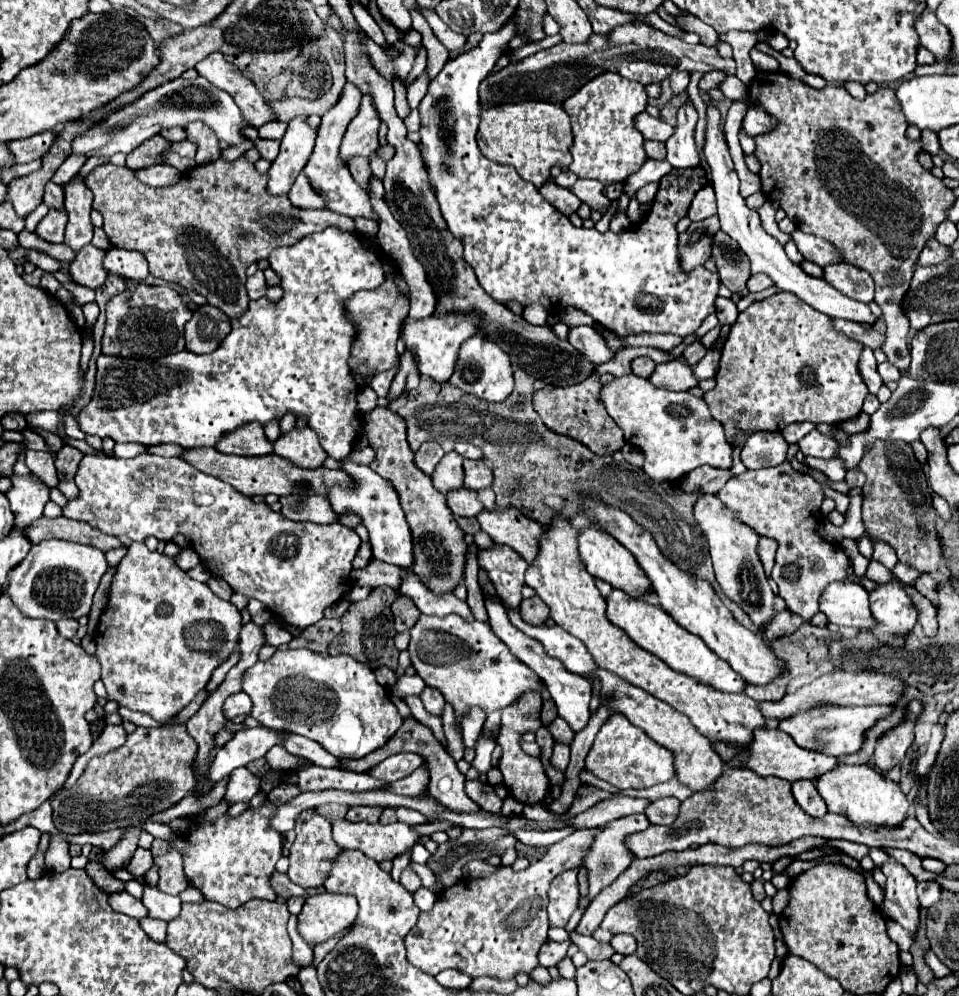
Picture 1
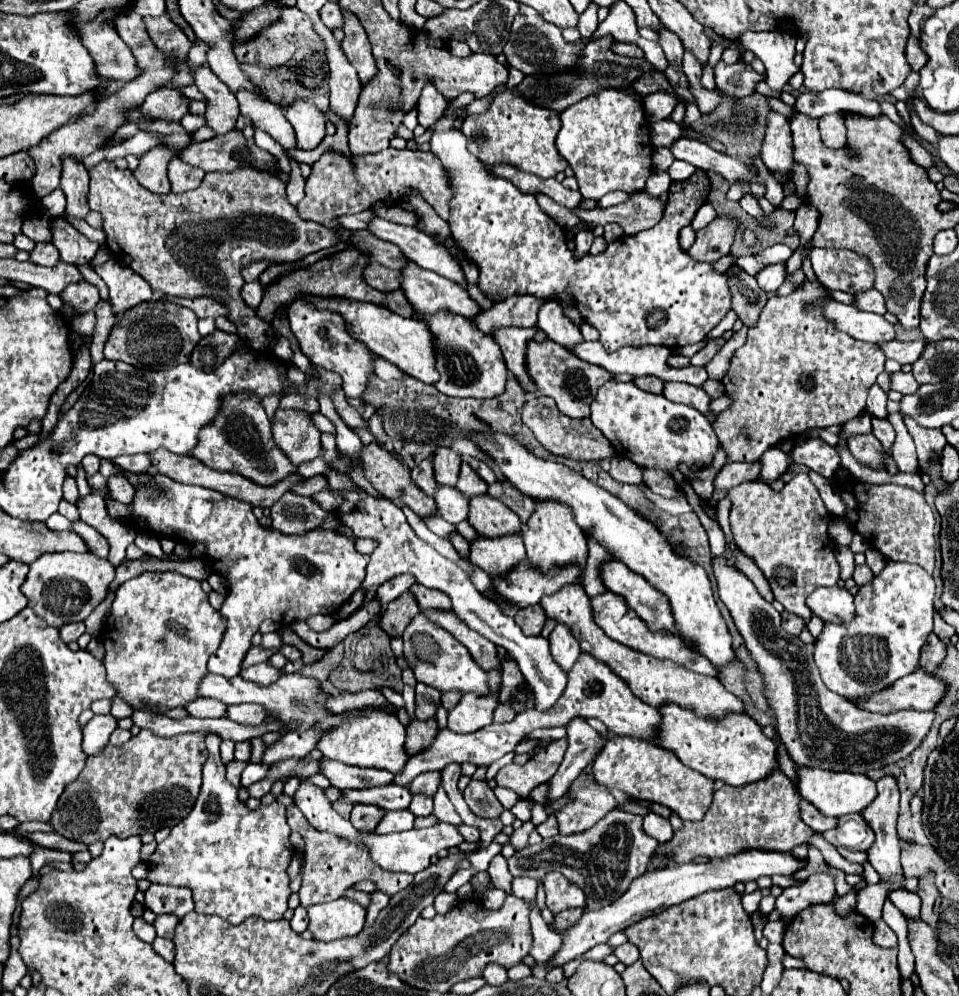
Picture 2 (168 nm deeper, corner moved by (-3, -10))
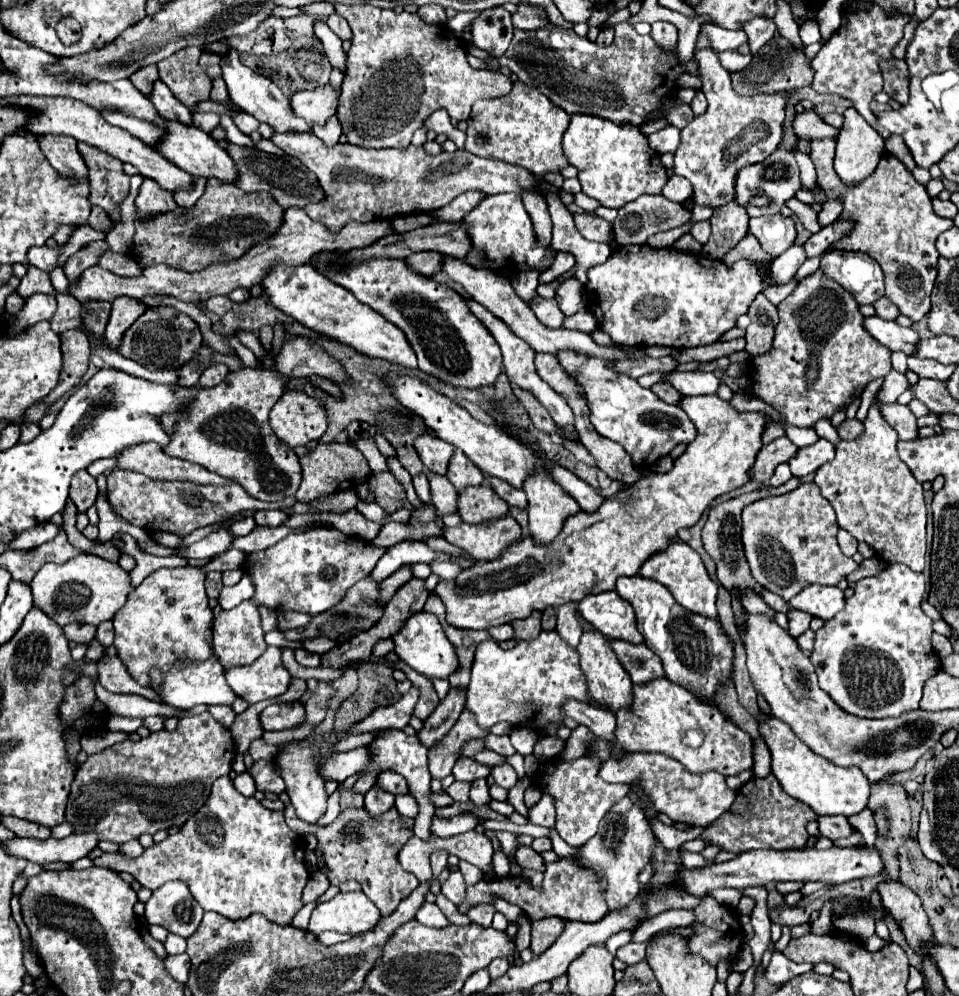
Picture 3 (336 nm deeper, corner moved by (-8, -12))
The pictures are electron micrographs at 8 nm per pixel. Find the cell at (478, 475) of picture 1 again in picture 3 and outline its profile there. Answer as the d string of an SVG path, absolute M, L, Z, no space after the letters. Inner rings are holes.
M456 450L448 466L448 480L458 492L462 492L464 488L480 486L484 482L484 474L460 450Z

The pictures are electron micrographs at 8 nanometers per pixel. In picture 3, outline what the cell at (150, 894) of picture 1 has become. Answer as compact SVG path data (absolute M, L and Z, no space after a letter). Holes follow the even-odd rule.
M170 932L168 938L166 938L166 942L164 942L164 946L166 946L168 954L182 954L186 950L186 940L182 936L174 936Z

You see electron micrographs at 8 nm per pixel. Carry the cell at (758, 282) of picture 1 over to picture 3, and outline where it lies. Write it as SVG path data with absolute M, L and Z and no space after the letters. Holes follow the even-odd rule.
M792 246L786 252L782 252L778 258L772 260L768 276L776 286L782 286L786 282L792 280L792 276L796 274L796 270L800 268L800 264L806 260L804 248L802 246Z

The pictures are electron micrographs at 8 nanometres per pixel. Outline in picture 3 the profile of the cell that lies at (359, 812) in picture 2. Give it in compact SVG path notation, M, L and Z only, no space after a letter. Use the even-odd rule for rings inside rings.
M370 788L364 800L364 810L370 816L380 816L384 812L388 812L394 806L394 796L380 790L380 788Z

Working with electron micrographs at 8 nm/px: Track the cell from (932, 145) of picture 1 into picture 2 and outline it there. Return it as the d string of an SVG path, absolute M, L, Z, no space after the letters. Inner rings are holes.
M911 94L909 98L907 98L907 108L909 108L909 114L911 114L911 126L915 128L915 132L923 138L923 140L927 140L927 142L931 142L931 144L937 144L937 140L939 140L939 136L937 136L937 132L931 128L931 126L927 126L925 122L921 122L919 118L917 118L917 114L913 112L913 108L911 108L911 104L909 104L909 100L913 100L915 98L915 94Z

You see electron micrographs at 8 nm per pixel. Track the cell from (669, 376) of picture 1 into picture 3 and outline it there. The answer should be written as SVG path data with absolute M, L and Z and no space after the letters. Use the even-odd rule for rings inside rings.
M716 394L710 396L688 396L680 400L680 408L690 416L698 428L698 436L688 444L686 452L674 462L674 468L666 474L648 474L640 478L630 488L622 490L616 498L608 498L594 514L578 512L564 522L560 536L550 544L536 544L530 536L512 544L498 560L476 562L474 566L460 572L454 586L452 582L438 584L434 594L438 594L446 604L446 620L456 628L474 628L484 630L490 626L506 624L518 618L526 618L530 610L546 610L548 606L560 606L568 602L580 602L590 594L600 594L614 590L614 584L620 576L638 574L640 566L648 556L664 550L670 538L680 530L696 524L702 512L710 506L720 494L732 492L746 484L748 470L756 460L758 450L762 448L762 430L766 416L762 412L738 412L728 402L720 400Z

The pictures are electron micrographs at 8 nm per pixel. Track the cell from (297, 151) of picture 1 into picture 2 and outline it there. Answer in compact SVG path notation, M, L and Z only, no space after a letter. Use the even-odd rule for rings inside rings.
M293 100L285 106L285 116L297 134L297 148L313 150L325 138L325 114L307 100Z

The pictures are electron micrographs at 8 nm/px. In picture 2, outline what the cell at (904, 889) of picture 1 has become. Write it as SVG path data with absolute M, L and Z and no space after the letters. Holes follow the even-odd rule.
M885 776L877 782L877 798L871 802L871 806L867 806L861 816L865 818L865 822L871 826L871 830L875 832L875 842L873 846L867 850L869 862L871 866L879 872L879 876L883 880L903 880L903 872L901 872L901 864L899 864L899 836L895 830L895 822L897 822L897 812L899 812L899 790L895 786L895 780L891 776Z

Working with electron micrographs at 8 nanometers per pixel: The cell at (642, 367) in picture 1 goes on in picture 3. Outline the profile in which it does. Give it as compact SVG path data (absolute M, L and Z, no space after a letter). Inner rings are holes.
M658 382L658 384L654 384L652 388L650 388L660 400L664 400L664 402L668 402L668 404L678 404L680 402L680 398L682 398L682 394L678 392L678 390L674 390L670 384L666 384L666 382Z

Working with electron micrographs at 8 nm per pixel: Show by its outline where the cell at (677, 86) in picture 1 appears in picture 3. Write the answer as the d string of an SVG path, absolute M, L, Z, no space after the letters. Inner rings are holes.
M654 22L650 36L660 44L660 48L666 48L666 52L672 52L678 44L678 28L670 22Z

